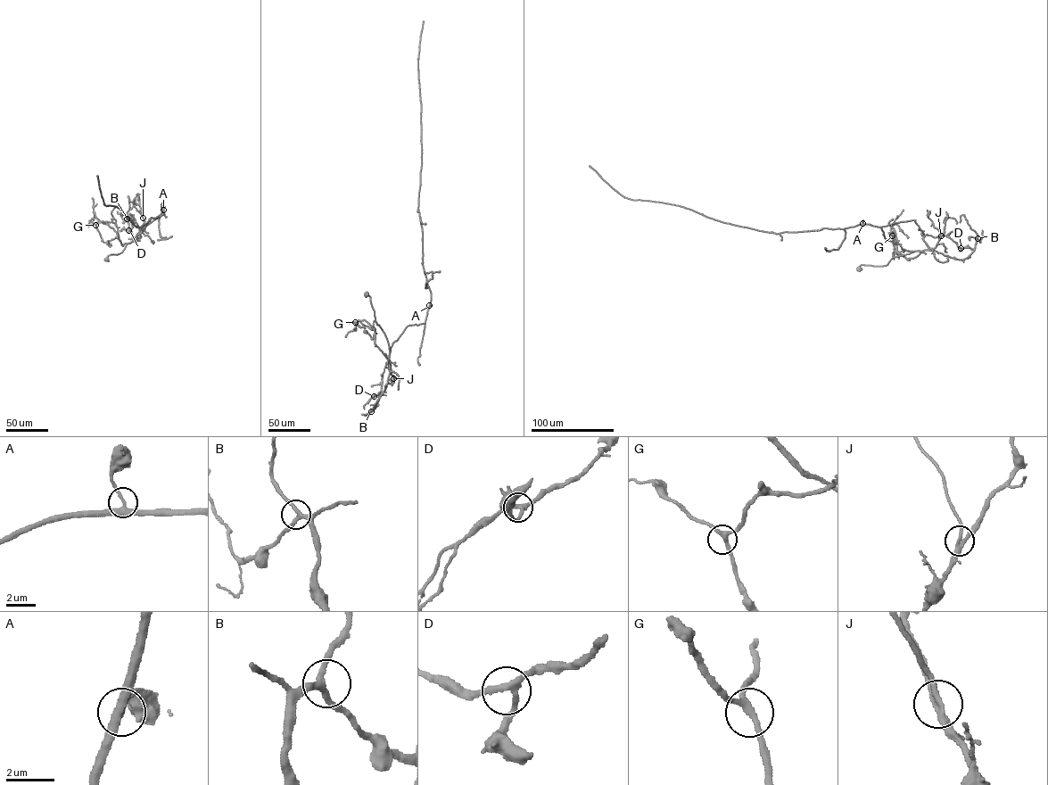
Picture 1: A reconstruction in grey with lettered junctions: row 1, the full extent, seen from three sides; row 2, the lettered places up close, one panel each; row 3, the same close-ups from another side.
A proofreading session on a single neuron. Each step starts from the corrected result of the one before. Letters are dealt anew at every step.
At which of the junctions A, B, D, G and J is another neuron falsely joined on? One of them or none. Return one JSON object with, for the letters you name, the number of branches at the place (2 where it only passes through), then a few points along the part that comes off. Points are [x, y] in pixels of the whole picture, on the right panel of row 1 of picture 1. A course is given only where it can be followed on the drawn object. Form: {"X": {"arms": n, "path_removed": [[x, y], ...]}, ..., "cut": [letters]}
{"cut": []}

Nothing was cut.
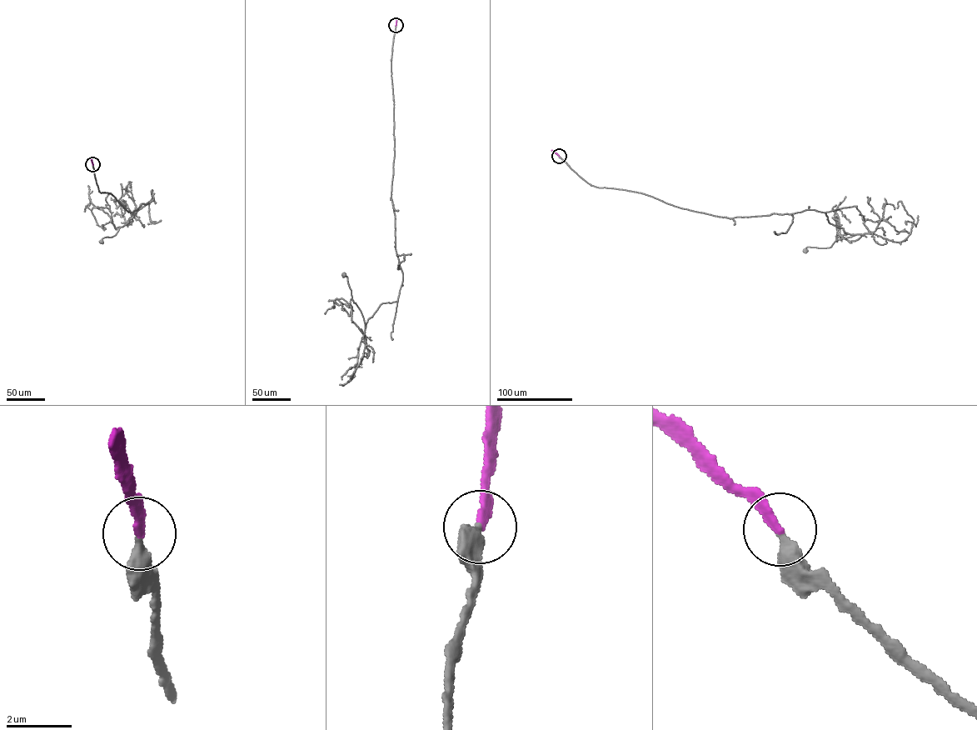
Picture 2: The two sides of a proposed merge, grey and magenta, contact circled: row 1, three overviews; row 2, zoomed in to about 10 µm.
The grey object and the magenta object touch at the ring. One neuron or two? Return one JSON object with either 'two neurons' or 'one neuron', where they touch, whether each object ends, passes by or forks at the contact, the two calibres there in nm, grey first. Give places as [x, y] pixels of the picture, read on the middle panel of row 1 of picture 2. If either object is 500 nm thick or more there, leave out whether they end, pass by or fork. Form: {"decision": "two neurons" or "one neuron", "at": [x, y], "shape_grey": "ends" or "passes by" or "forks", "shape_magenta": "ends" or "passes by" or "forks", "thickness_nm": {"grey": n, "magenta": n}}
{"decision": "one neuron", "at": [396, 25], "shape_grey": "ends", "shape_magenta": "ends", "thickness_nm": {"grey": 400, "magenta": 240}}

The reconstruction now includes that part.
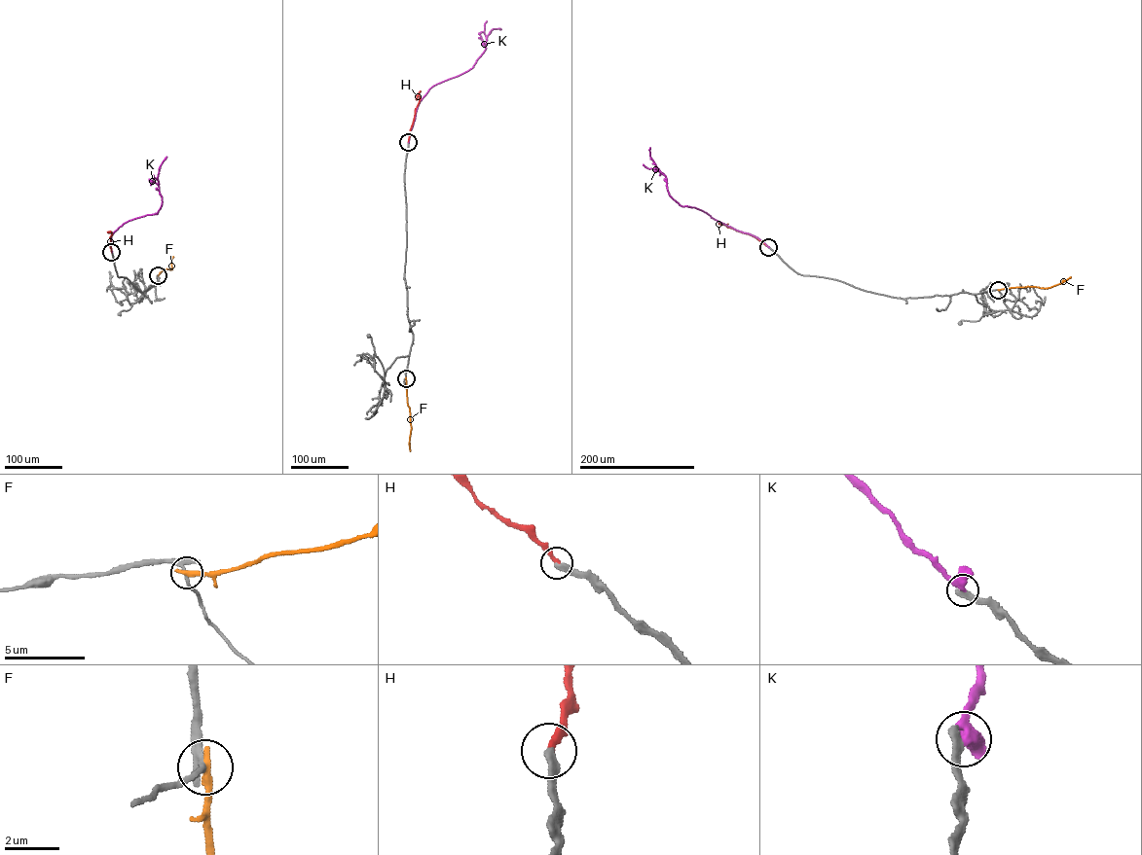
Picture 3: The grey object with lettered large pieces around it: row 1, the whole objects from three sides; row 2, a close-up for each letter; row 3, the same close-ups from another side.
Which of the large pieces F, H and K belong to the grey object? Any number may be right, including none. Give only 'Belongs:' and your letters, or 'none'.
Belongs: none

